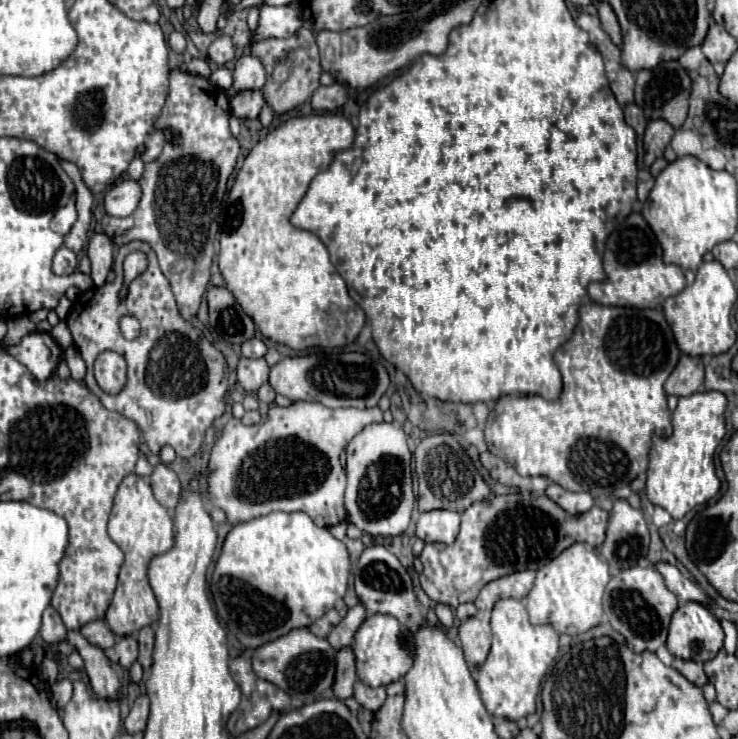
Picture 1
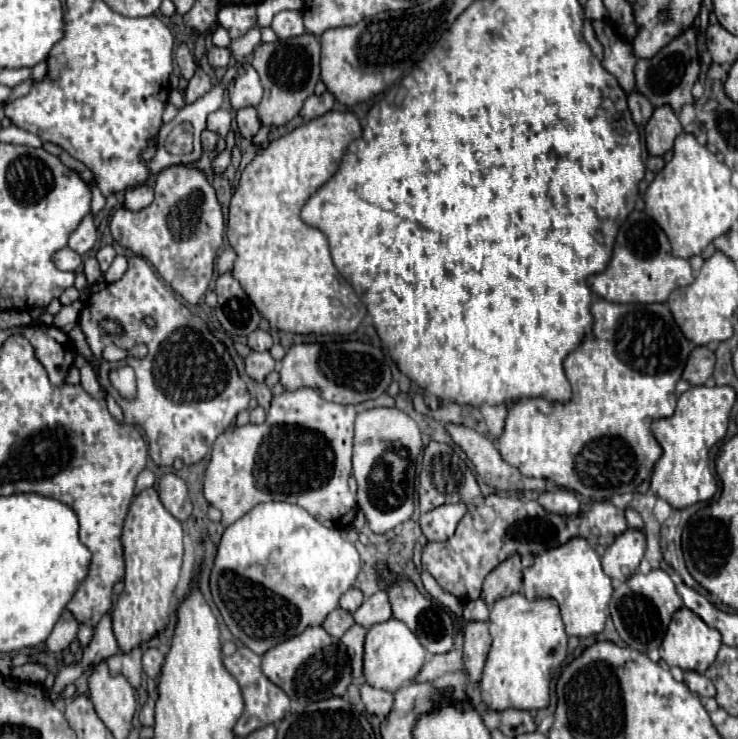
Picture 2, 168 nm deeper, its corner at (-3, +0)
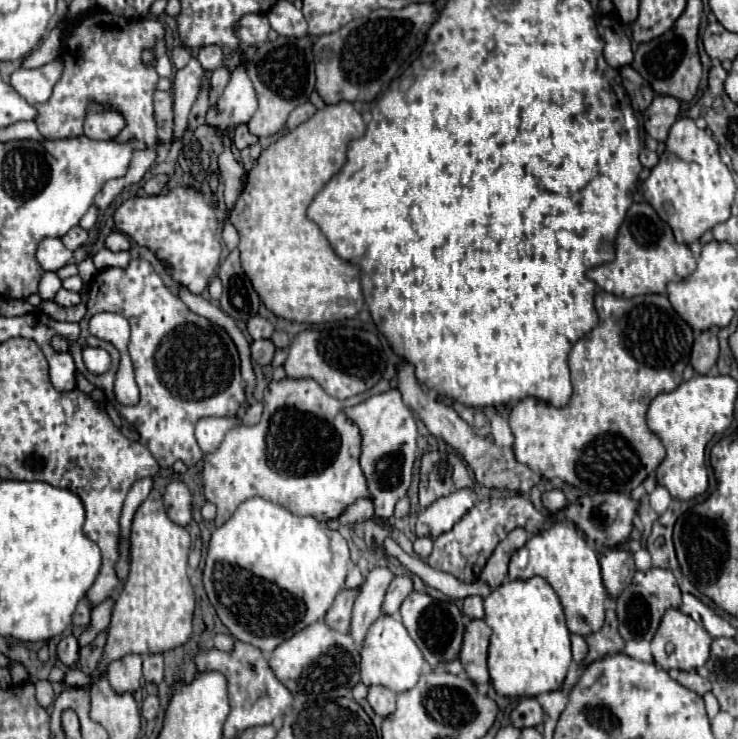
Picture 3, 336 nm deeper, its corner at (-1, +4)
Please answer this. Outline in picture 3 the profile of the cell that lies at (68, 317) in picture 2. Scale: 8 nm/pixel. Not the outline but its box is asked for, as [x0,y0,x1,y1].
[55,289,81,307]

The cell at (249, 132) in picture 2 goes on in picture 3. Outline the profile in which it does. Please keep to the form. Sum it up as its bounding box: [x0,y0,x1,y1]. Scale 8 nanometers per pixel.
[233,123,257,149]

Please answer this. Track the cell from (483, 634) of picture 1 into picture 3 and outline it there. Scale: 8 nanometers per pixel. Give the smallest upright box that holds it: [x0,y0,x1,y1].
[459,619,491,683]

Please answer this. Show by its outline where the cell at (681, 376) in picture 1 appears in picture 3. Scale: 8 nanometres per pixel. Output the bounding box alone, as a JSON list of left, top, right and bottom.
[691,331,719,375]

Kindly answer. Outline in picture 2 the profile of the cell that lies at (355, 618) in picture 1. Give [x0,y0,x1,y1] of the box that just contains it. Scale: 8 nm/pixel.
[353,591,393,627]

